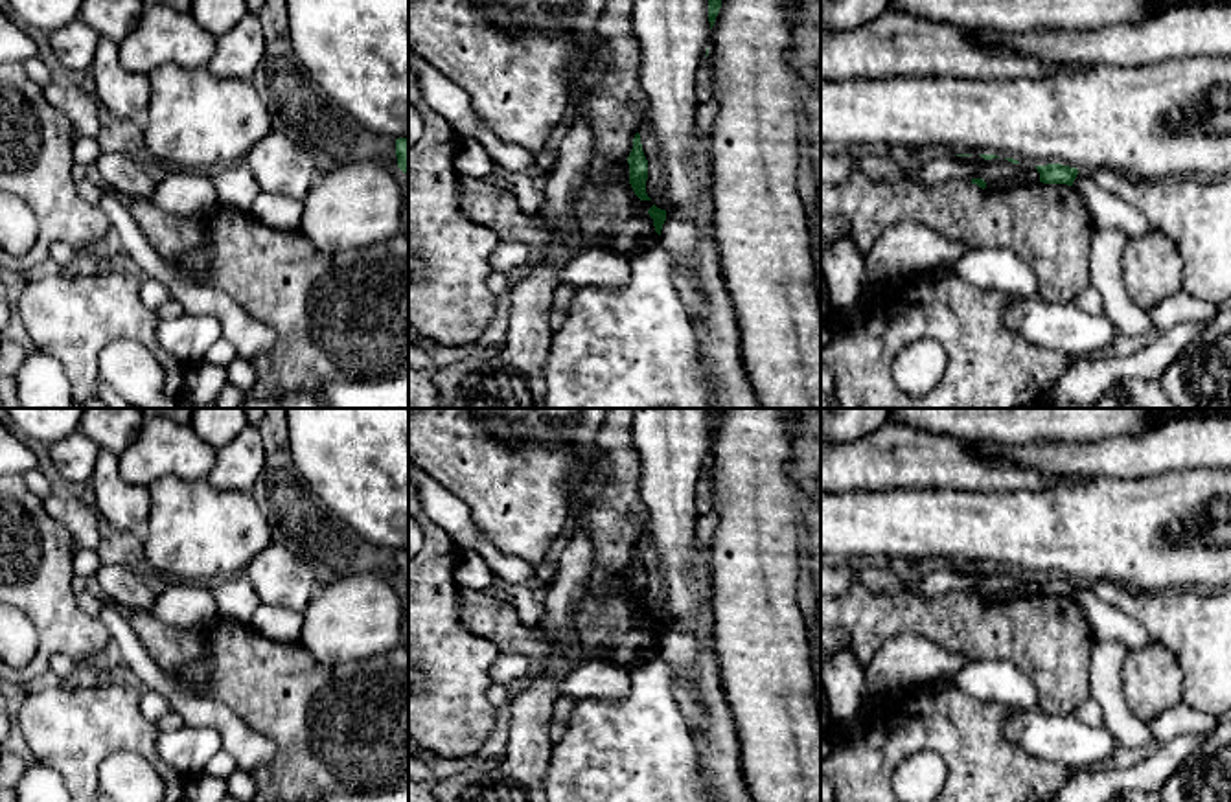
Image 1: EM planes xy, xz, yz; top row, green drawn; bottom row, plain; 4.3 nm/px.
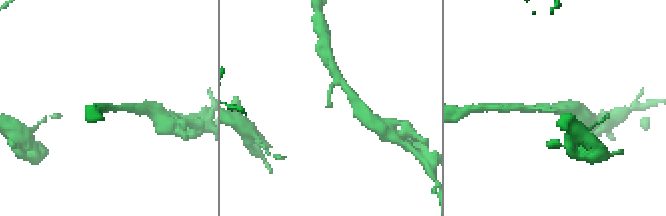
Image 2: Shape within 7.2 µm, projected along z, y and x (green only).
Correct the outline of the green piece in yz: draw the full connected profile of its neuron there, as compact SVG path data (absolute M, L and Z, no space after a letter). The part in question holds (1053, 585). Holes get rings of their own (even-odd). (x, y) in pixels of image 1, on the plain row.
M1047 576L1047 578L1036 578L1040 585L1040 594L1043 596L1067 596L1073 598L1078 581L1062 578L1062 576Z

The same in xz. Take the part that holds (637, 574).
M637 544L633 550L633 561L627 568L629 576L629 596L635 607L640 613L651 613L646 605L646 592L648 592L648 572L642 563L640 546Z

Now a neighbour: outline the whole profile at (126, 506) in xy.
M99 449L88 486L99 519L109 521L116 530L144 532L151 510L149 487L121 478L118 454Z

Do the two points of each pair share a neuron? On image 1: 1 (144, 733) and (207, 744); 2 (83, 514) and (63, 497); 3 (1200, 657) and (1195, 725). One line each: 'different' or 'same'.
1: different
2: same
3: different

